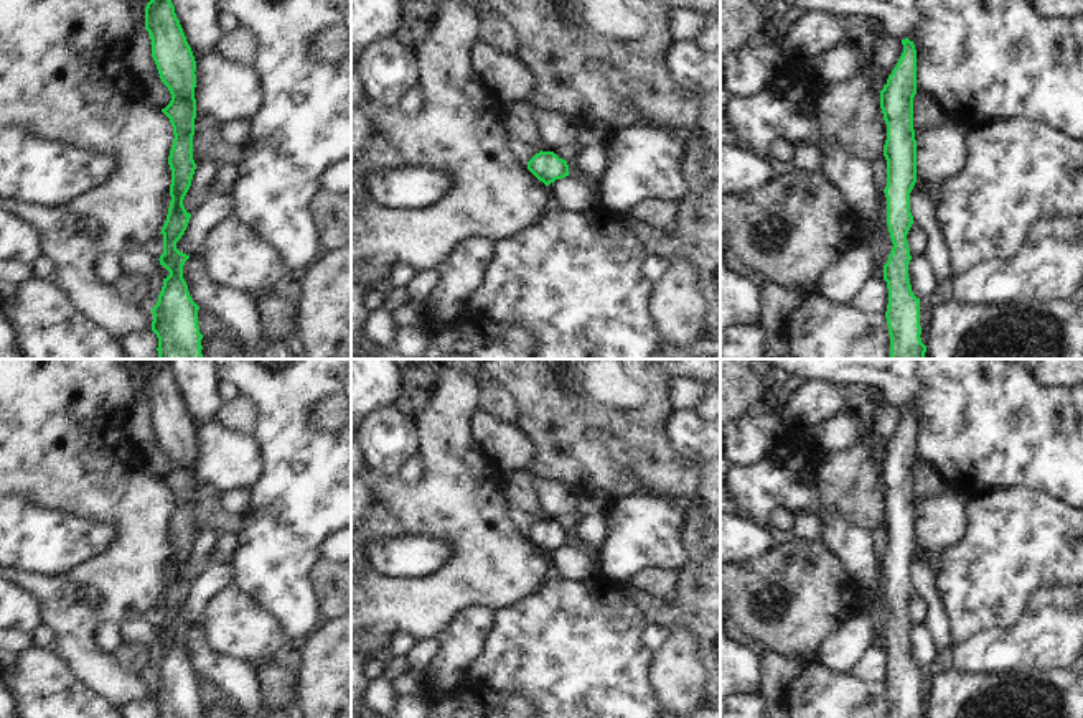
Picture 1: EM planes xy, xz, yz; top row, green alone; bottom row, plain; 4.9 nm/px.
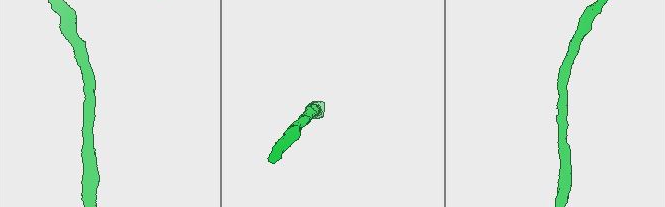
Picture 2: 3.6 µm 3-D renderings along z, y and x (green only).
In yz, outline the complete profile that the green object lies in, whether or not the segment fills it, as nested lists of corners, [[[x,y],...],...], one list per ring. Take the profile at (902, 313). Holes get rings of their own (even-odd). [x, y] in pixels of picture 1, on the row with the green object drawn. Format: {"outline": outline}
{"outline": [[[902,40],[903,53],[880,91],[880,109],[887,124],[884,156],[887,160],[887,226],[892,252],[884,265],[888,288],[885,311],[890,334],[890,359],[925,359],[921,343],[920,298],[912,291],[912,260],[907,234],[913,224],[910,193],[917,183],[917,140],[913,130],[913,97],[917,94],[917,49]]]}

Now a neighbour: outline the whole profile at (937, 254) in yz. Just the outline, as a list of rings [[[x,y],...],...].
[[[917,180],[910,193],[910,212],[913,216],[913,222],[926,231],[926,250],[923,255],[933,268],[938,285],[941,285],[946,278],[953,277],[953,265],[949,262],[943,234],[938,227],[931,191],[933,188]]]

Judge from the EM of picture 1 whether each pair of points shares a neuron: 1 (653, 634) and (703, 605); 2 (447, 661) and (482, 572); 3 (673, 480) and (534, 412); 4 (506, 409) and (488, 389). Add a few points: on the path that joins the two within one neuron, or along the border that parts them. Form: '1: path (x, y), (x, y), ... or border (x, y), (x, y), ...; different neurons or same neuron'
1: border (646, 623), (666, 628); different neurons
2: border (493, 610), (483, 605), (470, 605), (439, 634); different neurons
3: path (638, 450), (627, 438), (576, 437), (569, 432); same neuron
4: path (501, 404), (492, 394); same neuron

